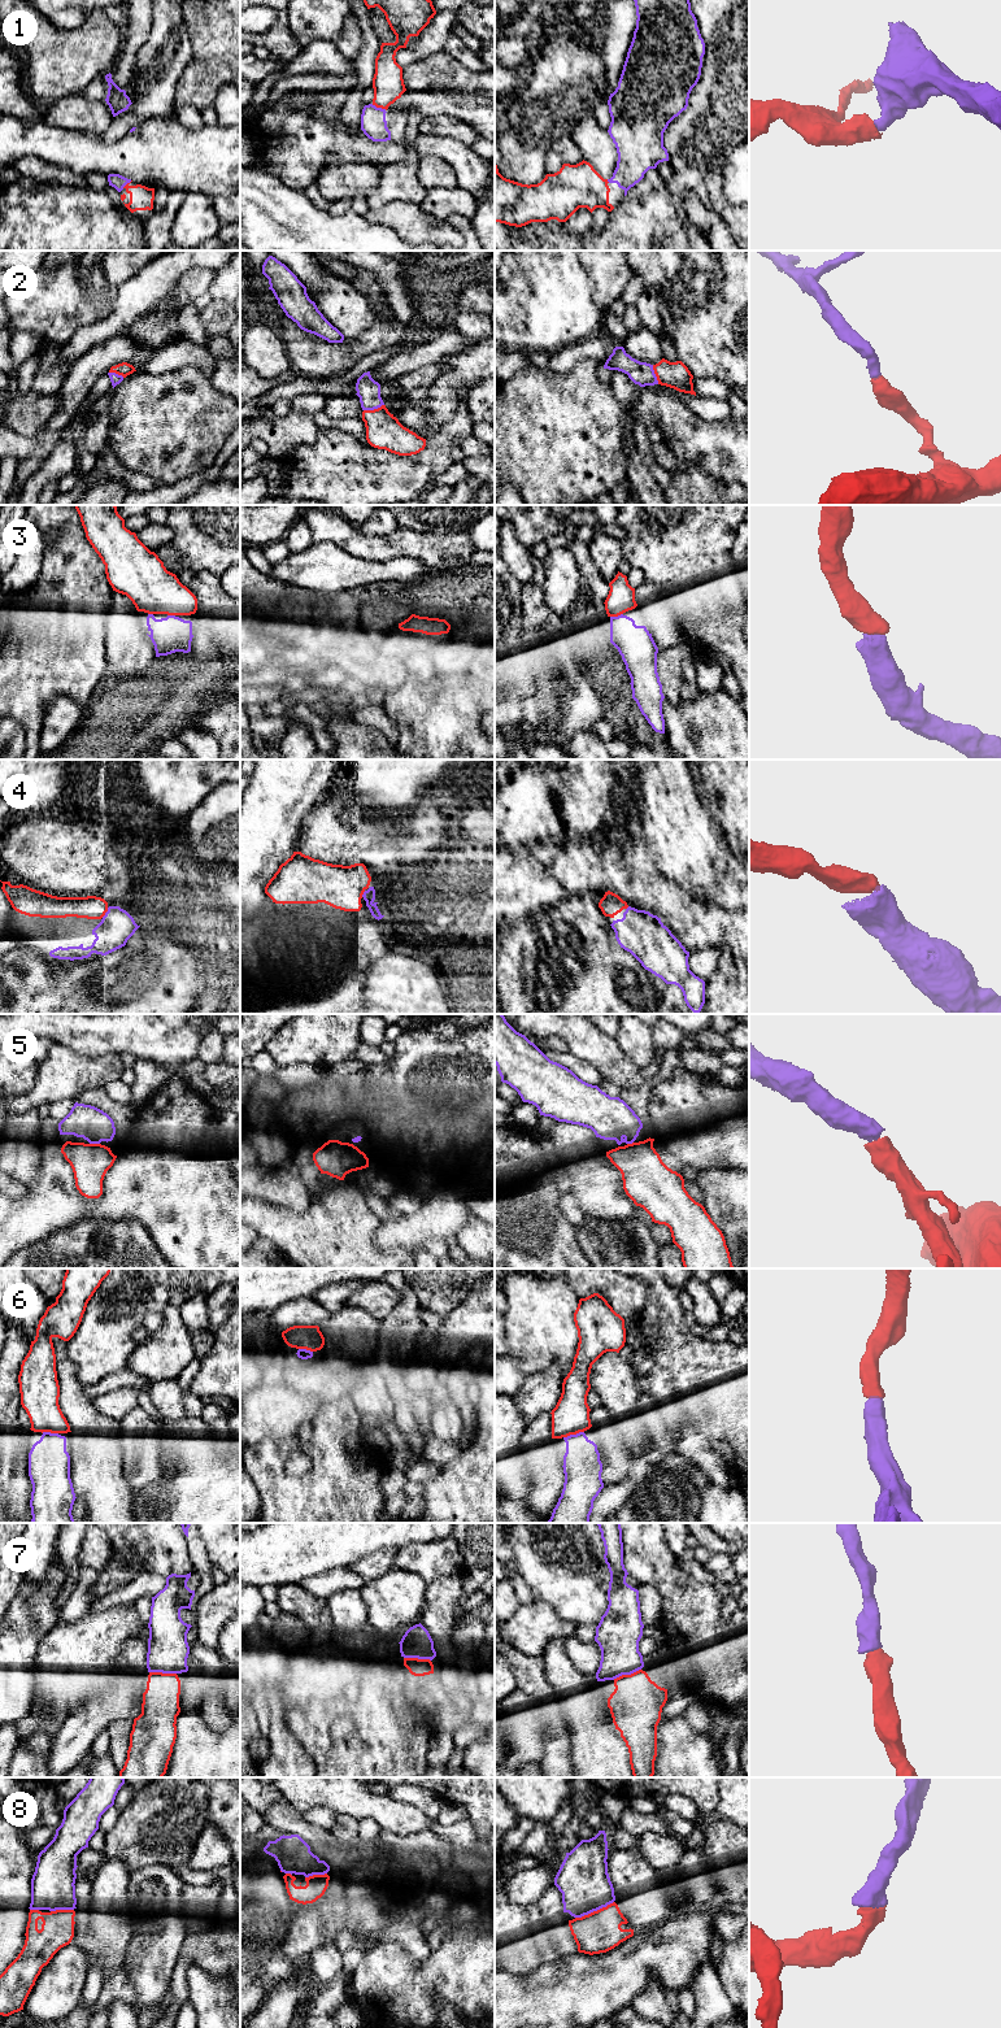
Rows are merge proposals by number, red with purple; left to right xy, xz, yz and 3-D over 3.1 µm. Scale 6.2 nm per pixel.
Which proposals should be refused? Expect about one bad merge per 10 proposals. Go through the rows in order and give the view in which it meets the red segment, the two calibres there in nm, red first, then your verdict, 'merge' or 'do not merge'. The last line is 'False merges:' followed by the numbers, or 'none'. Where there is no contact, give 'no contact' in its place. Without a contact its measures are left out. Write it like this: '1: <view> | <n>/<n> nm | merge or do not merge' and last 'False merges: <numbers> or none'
1: xz | 190/160 nm | merge
2: xz | 220/140 nm | merge
3: yz | 170/220 nm | merge
4: xy | 140/220 nm | merge
5: xy | 240/200 nm | merge
6: yz | 220/240 nm | merge
7: yz | 320/260 nm | merge
8: yz | 260/320 nm | merge
False merges: none

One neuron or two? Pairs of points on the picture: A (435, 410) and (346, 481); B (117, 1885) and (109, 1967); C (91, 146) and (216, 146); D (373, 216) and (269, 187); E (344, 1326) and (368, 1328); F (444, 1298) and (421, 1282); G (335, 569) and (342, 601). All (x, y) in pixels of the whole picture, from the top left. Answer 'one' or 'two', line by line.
A: two
B: one
C: one
D: two
E: one
F: one
G: two

